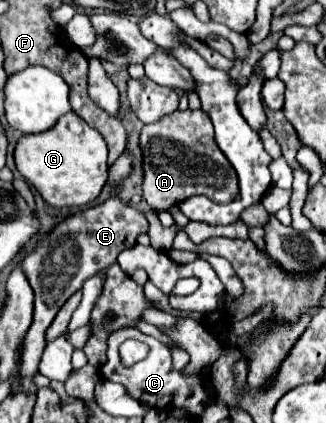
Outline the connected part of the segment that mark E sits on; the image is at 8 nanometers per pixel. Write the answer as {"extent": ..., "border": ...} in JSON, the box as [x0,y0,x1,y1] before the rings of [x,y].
{"extent":[20,196,148,394],"border":[[[110,196],[110,200],[106,200],[104,204],[92,206],[84,212],[66,218],[62,224],[58,224],[50,234],[42,238],[42,242],[32,254],[26,256],[26,262],[22,262],[22,270],[34,290],[36,308],[34,308],[34,322],[24,338],[24,350],[22,350],[20,390],[24,394],[36,394],[38,390],[34,384],[34,376],[38,374],[38,364],[46,348],[46,330],[52,324],[58,310],[64,306],[64,302],[76,290],[80,290],[82,284],[92,274],[112,266],[118,254],[134,246],[136,238],[146,232],[148,232],[146,216],[134,206],[122,202],[118,196]]]}

